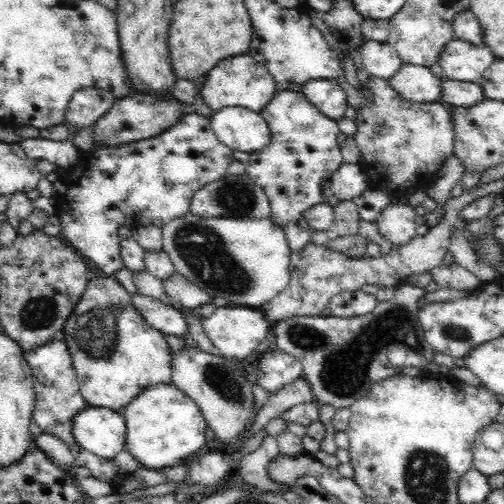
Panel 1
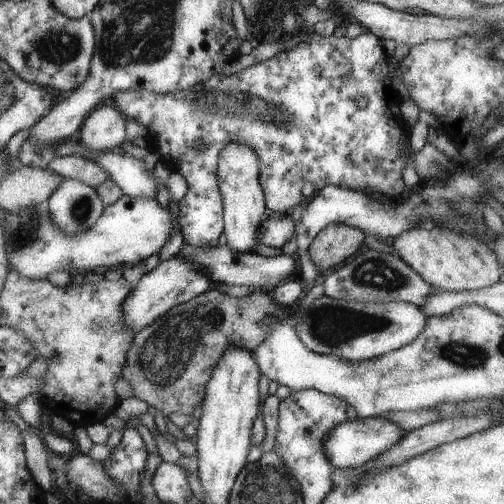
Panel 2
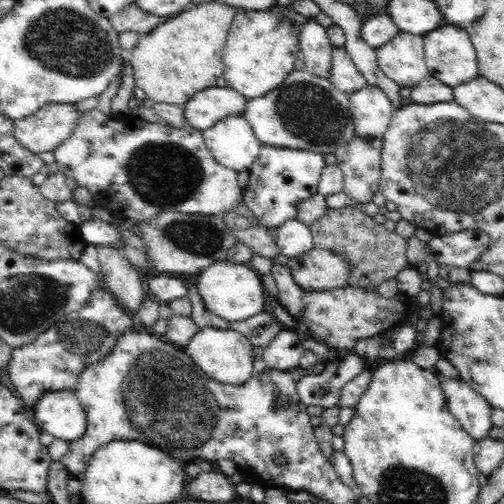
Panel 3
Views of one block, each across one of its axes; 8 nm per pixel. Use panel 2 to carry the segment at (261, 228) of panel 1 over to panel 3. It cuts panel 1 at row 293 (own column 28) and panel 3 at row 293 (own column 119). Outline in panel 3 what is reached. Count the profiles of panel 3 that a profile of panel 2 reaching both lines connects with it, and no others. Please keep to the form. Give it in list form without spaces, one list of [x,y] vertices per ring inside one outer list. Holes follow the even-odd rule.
[[[212,264],[202,270],[196,278],[196,290],[200,300],[204,302],[206,310],[226,322],[244,322],[260,312],[264,312],[264,290],[262,280],[258,278],[256,270],[246,268],[244,264]]]

